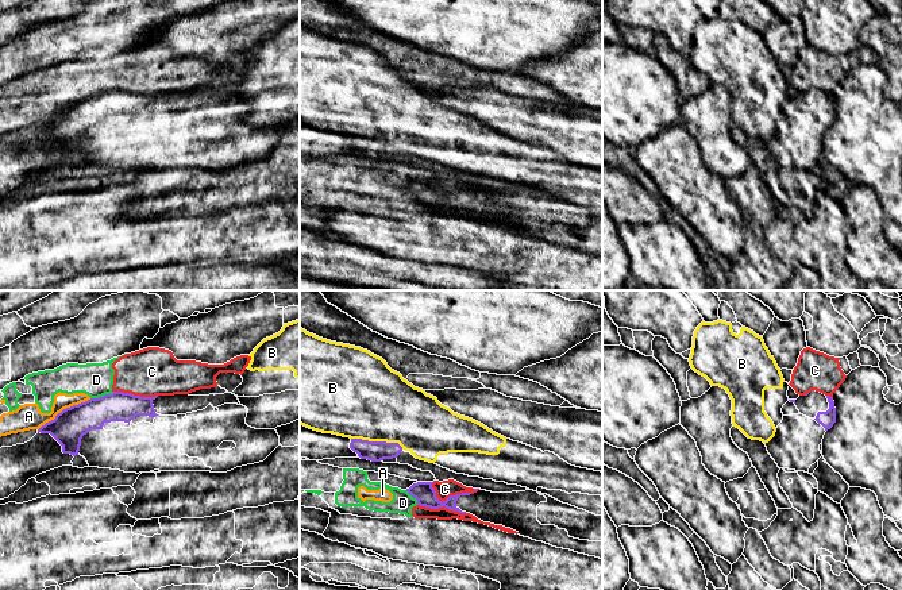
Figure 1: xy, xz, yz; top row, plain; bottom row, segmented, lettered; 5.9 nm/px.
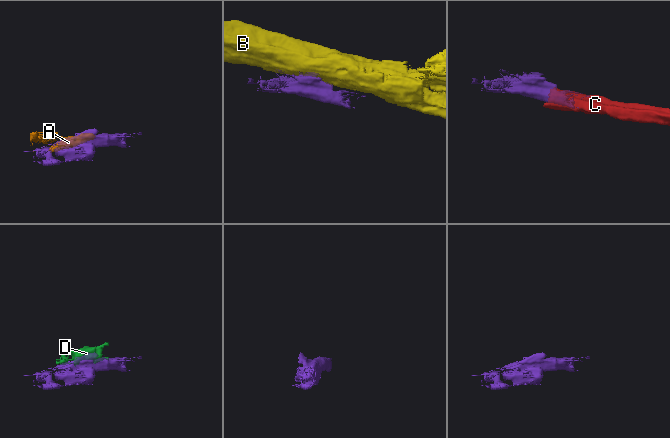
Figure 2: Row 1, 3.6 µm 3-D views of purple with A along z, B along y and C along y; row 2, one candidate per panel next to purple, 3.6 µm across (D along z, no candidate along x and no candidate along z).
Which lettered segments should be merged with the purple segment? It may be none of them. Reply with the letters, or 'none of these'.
none of these

